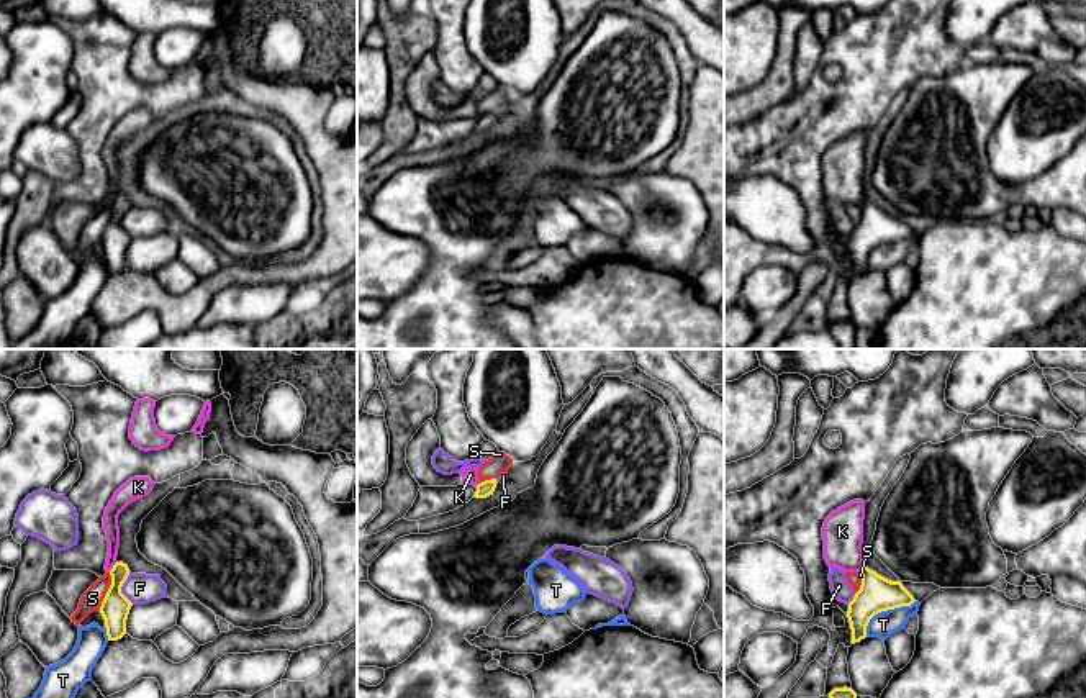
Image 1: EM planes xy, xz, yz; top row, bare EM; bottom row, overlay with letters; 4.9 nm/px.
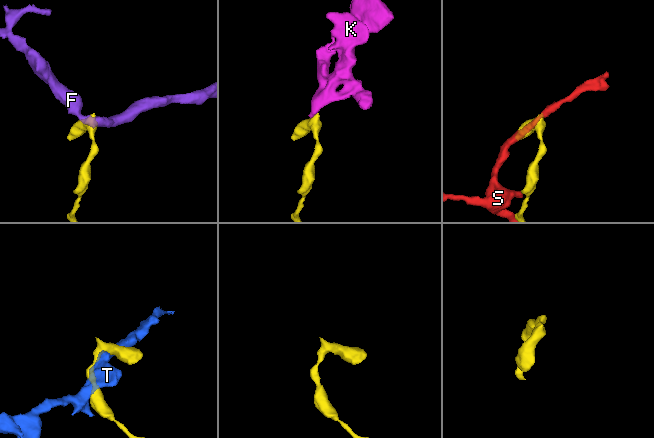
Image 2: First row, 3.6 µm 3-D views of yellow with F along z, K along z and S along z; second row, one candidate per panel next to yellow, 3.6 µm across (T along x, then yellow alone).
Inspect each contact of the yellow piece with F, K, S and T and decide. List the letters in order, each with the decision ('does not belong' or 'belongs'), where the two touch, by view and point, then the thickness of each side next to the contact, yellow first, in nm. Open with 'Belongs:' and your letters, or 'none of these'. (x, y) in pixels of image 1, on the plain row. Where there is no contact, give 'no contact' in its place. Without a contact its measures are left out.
Belongs: none of these
F: does not belong | xy (120, 222) | 140/160 nm
K: does not belong | xy (113, 200) | 140/80 nm
S: does not belong | xy (107, 225) | 140/100 nm
T: does not belong | yz (883, 243) | 180/120 nm

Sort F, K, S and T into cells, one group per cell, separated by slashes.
F / K / S / T

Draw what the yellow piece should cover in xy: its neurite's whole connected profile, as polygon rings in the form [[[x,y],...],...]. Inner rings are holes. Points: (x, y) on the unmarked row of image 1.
[[[116,195],[110,203],[111,218],[102,234],[100,246],[105,252],[108,274],[118,274],[126,267],[126,252],[133,236],[121,226],[121,220],[129,208],[123,195]]]

